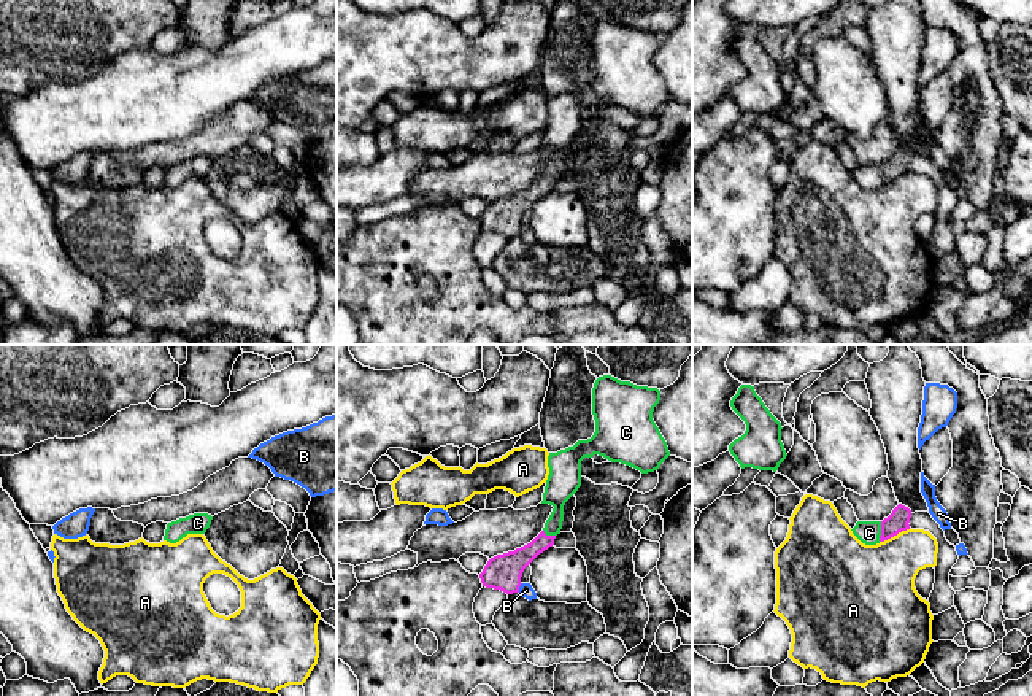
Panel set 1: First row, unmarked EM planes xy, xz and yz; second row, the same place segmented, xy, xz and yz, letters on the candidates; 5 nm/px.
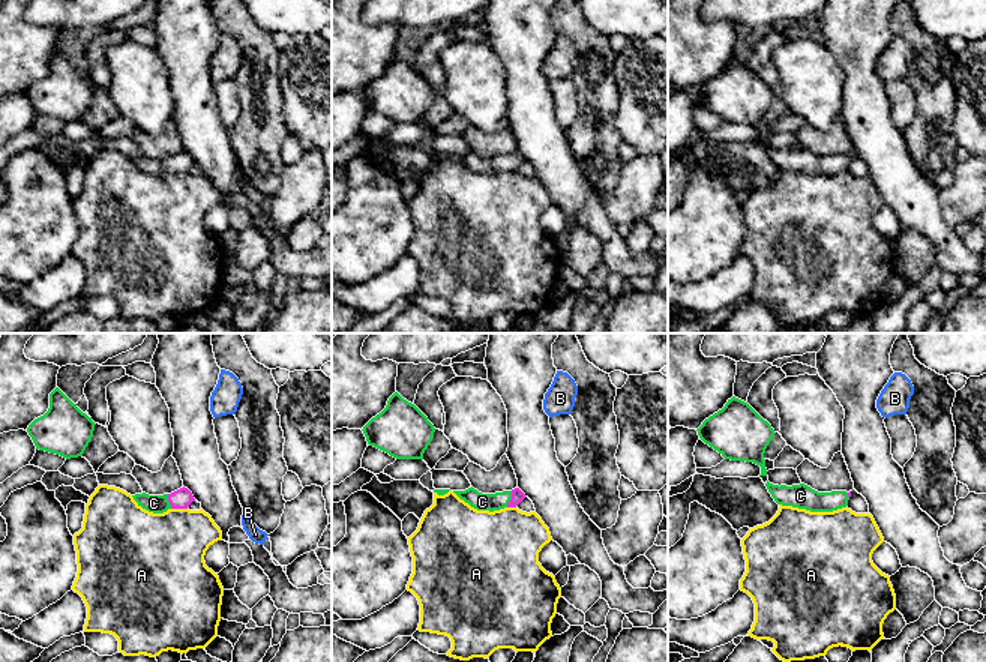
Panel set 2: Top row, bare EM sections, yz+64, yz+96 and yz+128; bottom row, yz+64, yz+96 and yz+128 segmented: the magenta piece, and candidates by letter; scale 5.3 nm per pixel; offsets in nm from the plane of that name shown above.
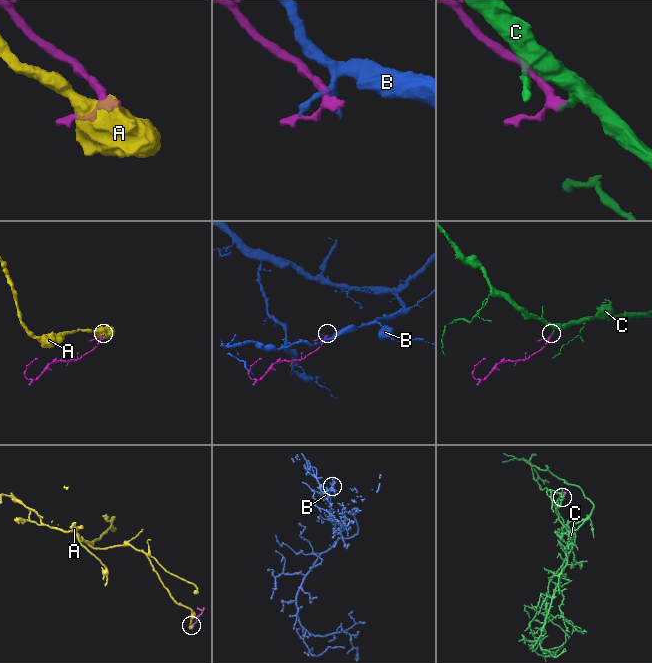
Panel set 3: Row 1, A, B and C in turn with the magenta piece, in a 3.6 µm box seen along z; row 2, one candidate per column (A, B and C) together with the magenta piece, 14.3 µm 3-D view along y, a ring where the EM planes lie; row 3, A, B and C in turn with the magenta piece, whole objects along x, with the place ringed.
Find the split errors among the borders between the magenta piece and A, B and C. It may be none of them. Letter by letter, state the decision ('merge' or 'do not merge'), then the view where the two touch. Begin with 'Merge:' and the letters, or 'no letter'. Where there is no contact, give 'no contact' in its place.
Merge: C
A: do not merge | yz
B: do not merge | xz
C: merge | yz

